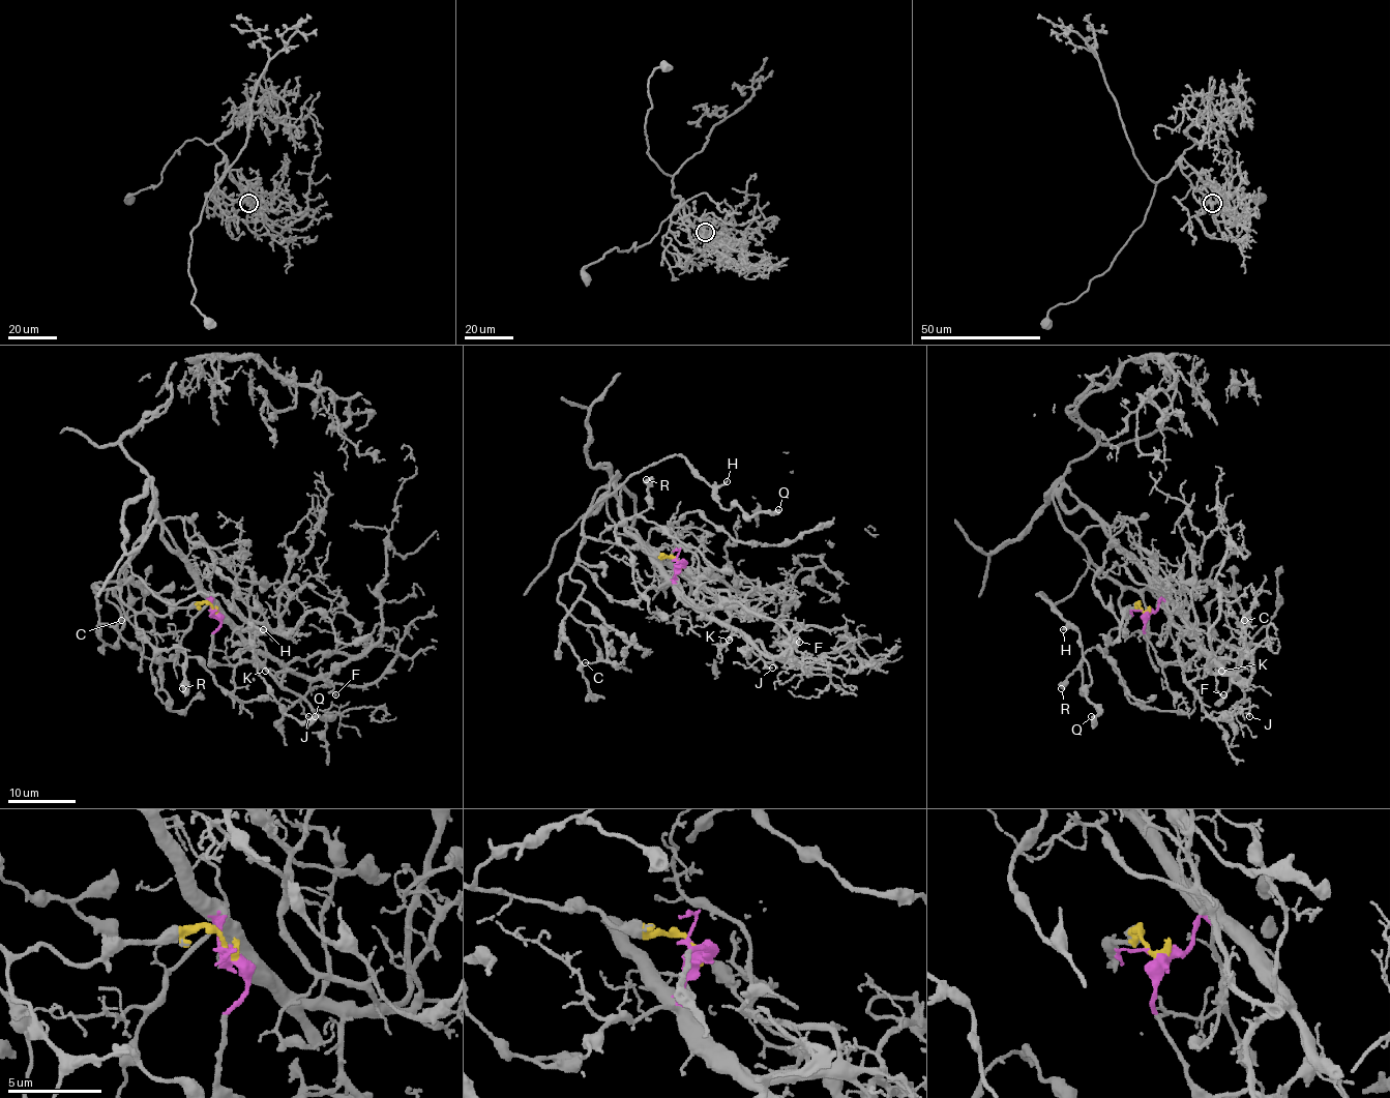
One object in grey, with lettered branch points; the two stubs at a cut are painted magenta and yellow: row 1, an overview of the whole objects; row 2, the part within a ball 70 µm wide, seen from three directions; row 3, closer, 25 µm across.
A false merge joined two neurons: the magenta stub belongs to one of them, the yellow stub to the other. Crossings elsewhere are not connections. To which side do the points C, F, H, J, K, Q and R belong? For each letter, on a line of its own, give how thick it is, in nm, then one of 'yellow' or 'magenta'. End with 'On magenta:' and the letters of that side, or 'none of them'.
C: 110 nm thick; yellow
F: 80 nm thick; magenta
H: 170 nm thick; yellow
J: 80 nm thick; magenta
K: 150 nm thick; magenta
Q: 500 nm thick; yellow
R: 320 nm thick; yellow
On magenta: F, J, K

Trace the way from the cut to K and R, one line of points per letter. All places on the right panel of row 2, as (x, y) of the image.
K: (1146, 612), (1152, 612), (1165, 600), (1220, 669), (1218, 674), (1216, 670), (1221, 670)
R: (1146, 612), (1139, 603), (1127, 616), (1123, 609), (1118, 626), (1110, 631), (1104, 648), (1089, 650), (1061, 688)

